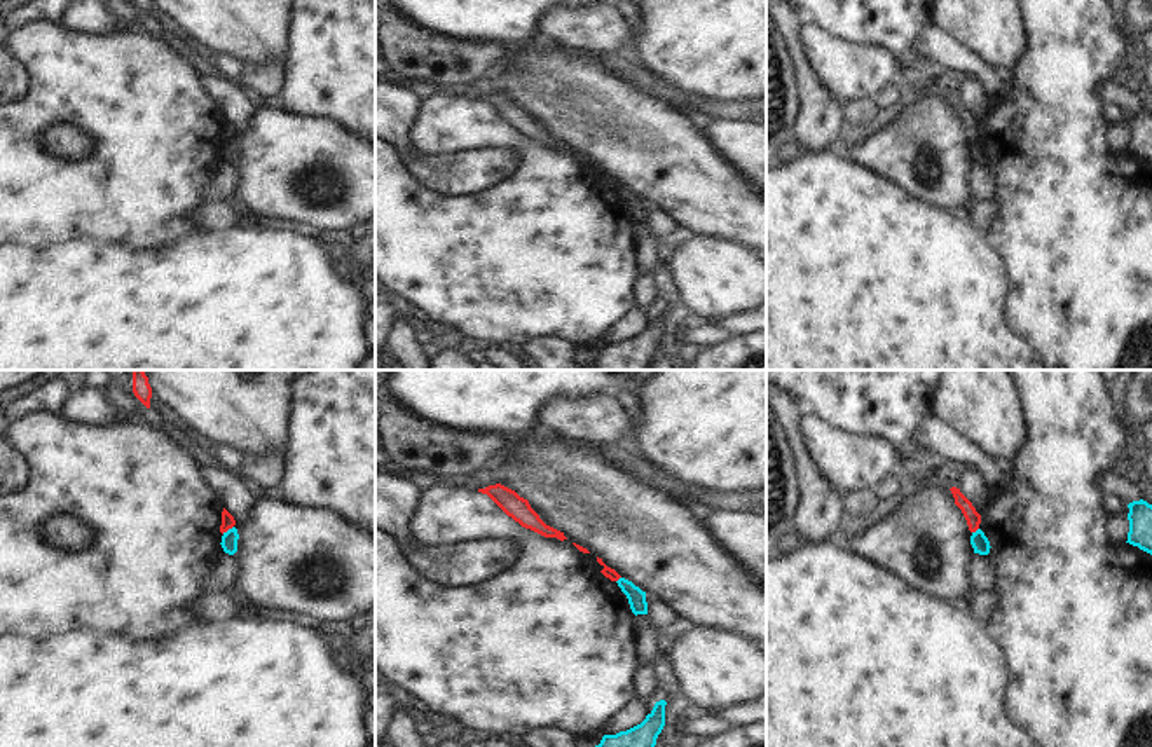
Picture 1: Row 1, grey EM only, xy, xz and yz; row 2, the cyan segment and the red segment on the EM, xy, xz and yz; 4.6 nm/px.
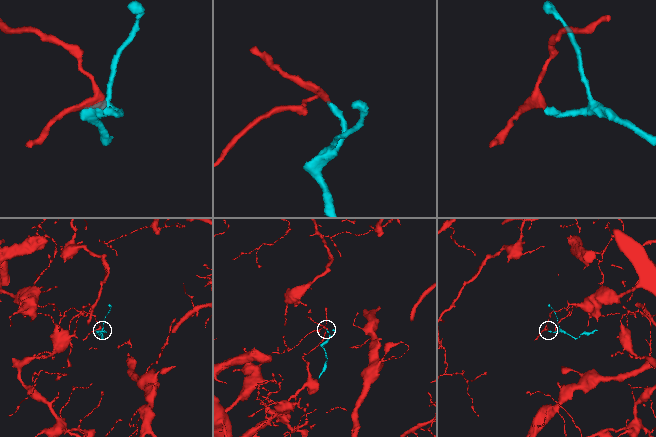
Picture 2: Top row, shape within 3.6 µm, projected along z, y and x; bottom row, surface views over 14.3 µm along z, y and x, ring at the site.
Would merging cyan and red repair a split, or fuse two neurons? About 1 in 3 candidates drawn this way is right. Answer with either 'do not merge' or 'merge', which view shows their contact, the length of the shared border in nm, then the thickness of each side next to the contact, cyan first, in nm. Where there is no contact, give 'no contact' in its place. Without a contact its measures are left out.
do not merge; contact in xy; length 70 nm; calibres 80 and 60 nm

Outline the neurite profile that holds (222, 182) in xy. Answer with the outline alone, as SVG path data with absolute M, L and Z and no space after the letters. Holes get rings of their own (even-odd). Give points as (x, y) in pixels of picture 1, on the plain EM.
M222 162L213 169L208 182L201 188L202 199L232 199L237 187L237 171L234 164Z

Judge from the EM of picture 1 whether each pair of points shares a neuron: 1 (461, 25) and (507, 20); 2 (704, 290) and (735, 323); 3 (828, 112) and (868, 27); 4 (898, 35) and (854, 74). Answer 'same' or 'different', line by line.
1: same
2: different
3: different
4: different

